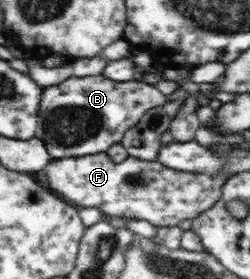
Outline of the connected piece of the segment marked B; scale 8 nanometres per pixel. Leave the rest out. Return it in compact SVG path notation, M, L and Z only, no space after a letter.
M101 75L97 76L69 76L57 85L46 86L42 90L41 102L38 105L39 119L36 137L45 143L46 149L53 160L67 156L89 156L107 152L113 144L121 143L125 131L133 128L150 108L167 104L167 97L155 85L136 80L115 82Z

